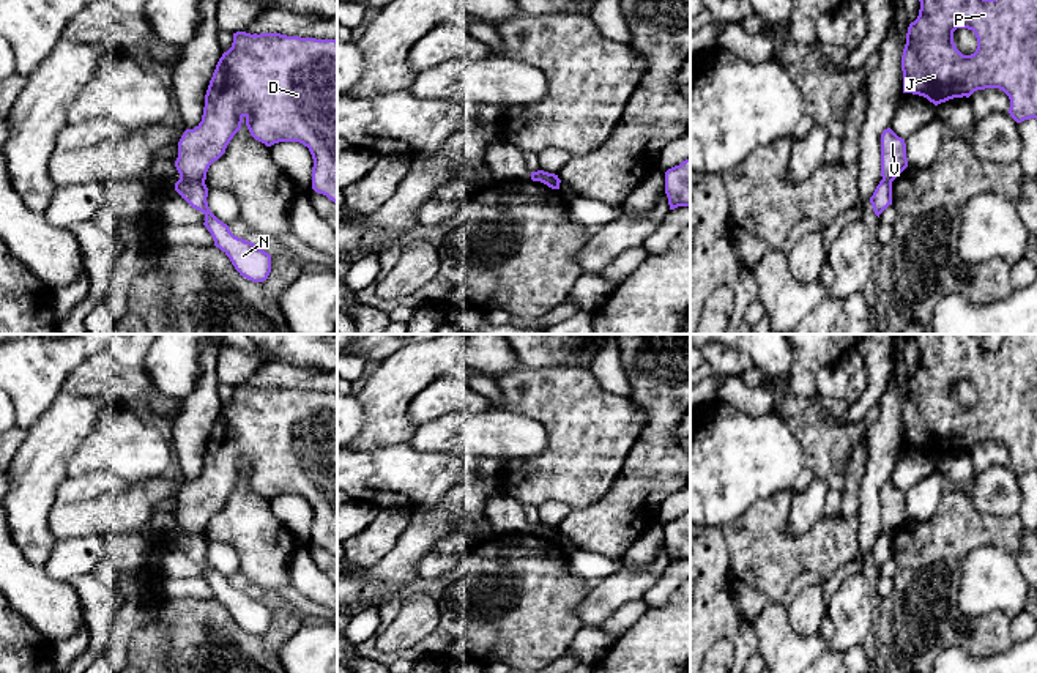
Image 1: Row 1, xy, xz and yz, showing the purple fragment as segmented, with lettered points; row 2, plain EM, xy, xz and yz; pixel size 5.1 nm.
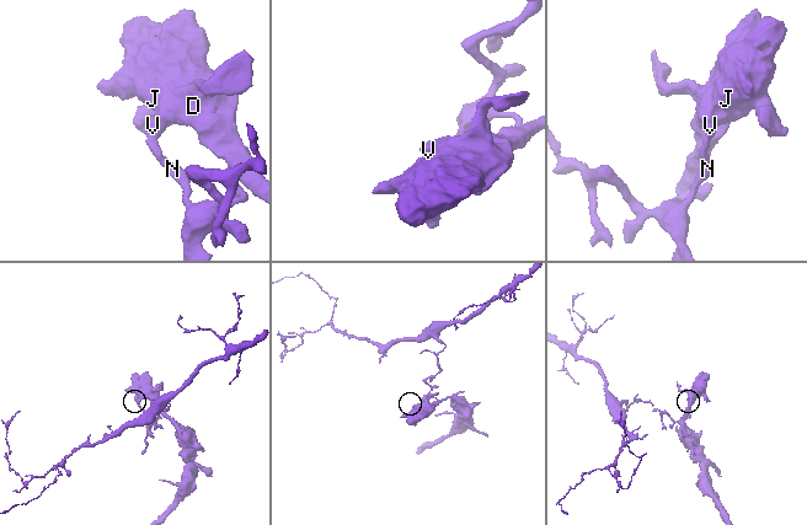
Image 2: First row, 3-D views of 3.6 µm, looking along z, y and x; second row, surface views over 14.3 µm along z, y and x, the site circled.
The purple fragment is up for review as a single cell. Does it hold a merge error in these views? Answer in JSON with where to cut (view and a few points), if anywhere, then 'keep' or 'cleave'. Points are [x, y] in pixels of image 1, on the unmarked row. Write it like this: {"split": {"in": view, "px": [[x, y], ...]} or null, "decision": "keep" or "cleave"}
{"split": {"in": "xy", "px": [[180, 530], [204, 536]]}, "decision": "cleave"}

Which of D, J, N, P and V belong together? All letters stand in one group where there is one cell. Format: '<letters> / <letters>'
D J P V / N

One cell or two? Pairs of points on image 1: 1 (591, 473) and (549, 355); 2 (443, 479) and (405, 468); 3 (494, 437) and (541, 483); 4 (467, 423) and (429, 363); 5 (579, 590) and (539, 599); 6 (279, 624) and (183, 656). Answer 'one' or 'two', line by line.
1: two
2: one
3: two
4: two
5: one
6: one

